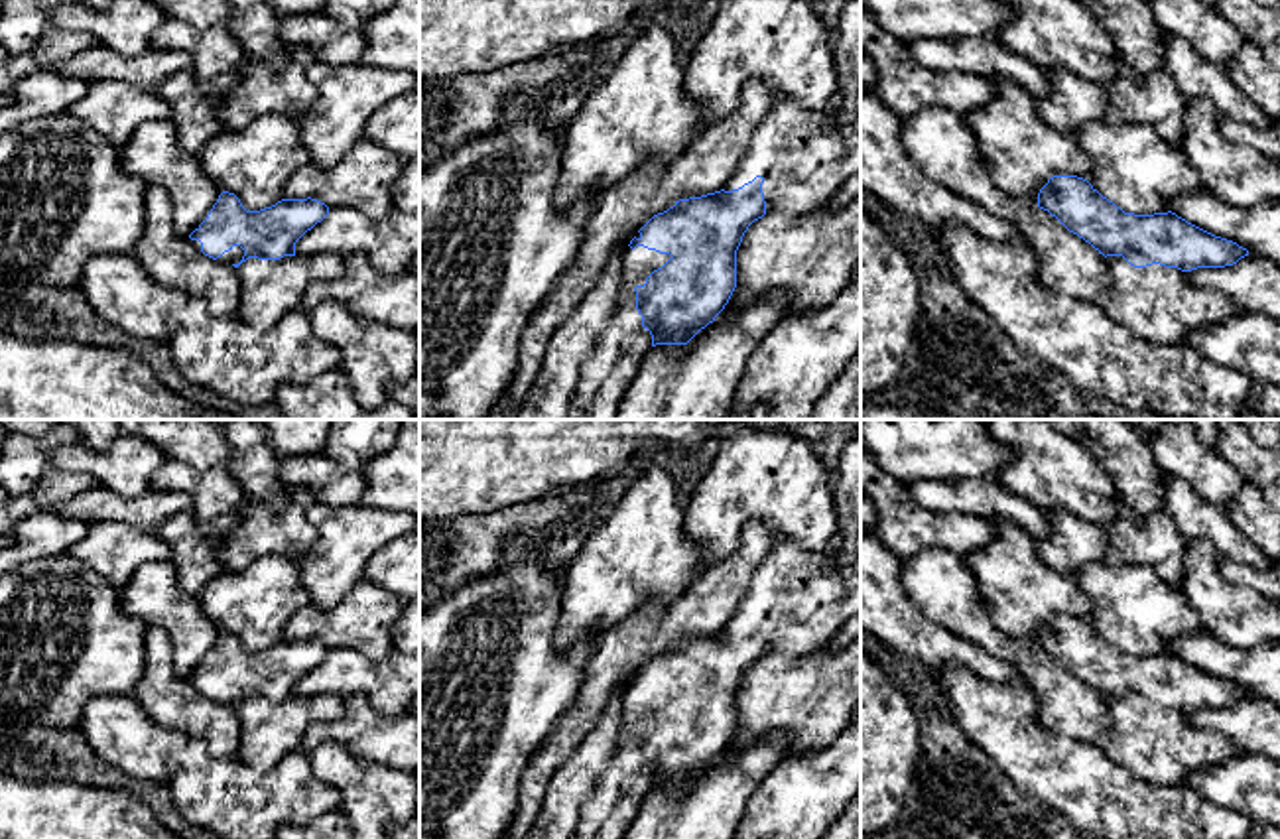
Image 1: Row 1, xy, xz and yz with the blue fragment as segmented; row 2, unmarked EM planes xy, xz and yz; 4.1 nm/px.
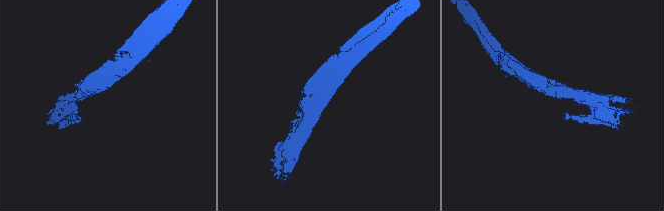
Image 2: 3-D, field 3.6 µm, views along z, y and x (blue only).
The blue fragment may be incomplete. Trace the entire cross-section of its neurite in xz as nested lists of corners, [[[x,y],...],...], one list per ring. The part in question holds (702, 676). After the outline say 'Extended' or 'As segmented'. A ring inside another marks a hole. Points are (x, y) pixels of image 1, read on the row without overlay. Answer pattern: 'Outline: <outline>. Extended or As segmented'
Outline: [[[756,616],[733,632],[715,632],[675,642],[654,656],[630,681],[622,697],[622,735],[610,764],[583,802],[575,839],[593,839],[618,800],[644,768],[656,786],[687,786],[729,744],[736,729],[736,691],[748,668],[766,656],[764,618]]]. Extended

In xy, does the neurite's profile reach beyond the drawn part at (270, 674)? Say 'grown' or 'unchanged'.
grown

